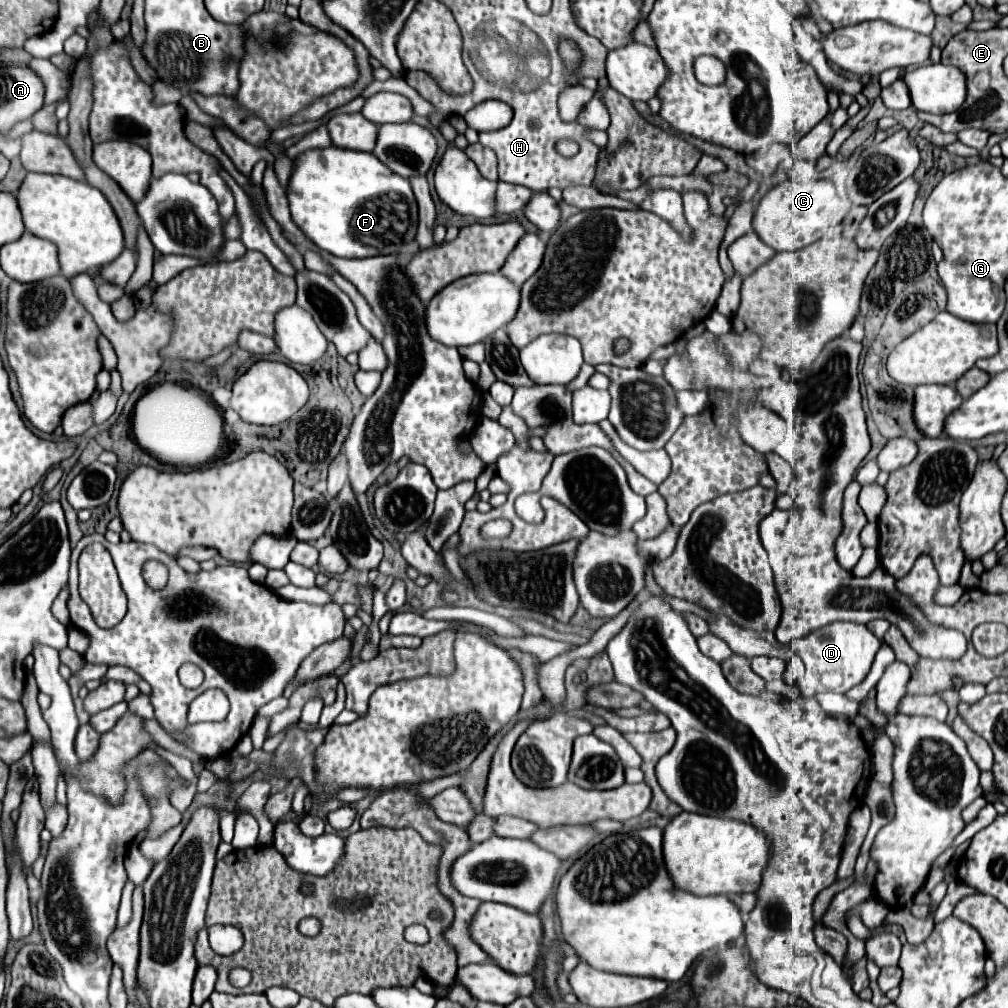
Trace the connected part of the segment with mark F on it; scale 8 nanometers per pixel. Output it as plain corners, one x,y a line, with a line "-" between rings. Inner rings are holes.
316,148
298,156
288,190
290,212
298,228
322,250
340,258
368,258
400,252
402,244
416,238
418,204
406,178
390,172
372,152
350,152
344,148

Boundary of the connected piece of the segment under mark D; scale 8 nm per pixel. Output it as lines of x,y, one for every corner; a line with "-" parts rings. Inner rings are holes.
832,622
830,626
822,626
820,630
794,640
790,644
790,650
802,658
806,668
806,684
802,684
802,696
812,696
816,692
846,694
868,676
878,648
880,640
864,624
854,622

